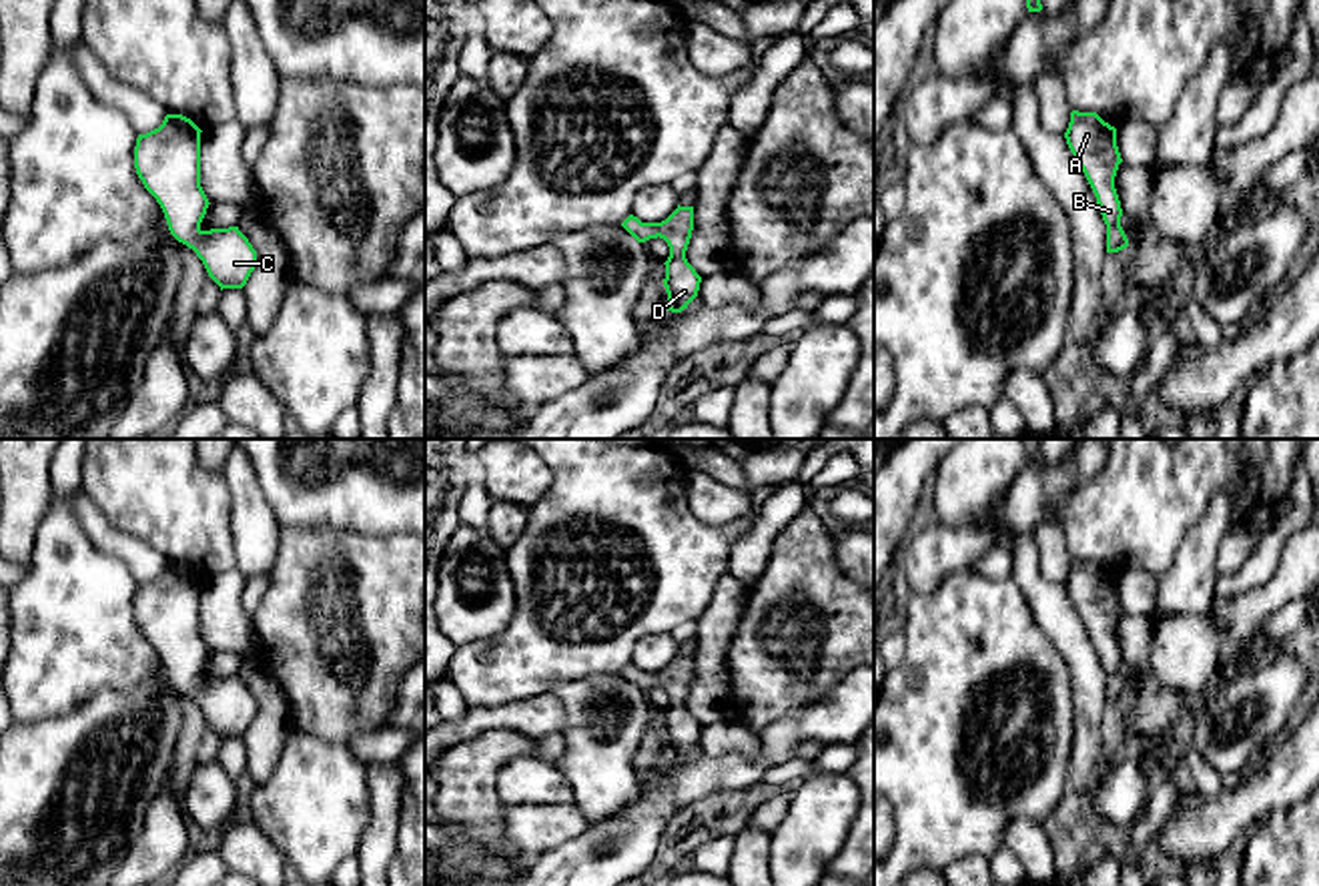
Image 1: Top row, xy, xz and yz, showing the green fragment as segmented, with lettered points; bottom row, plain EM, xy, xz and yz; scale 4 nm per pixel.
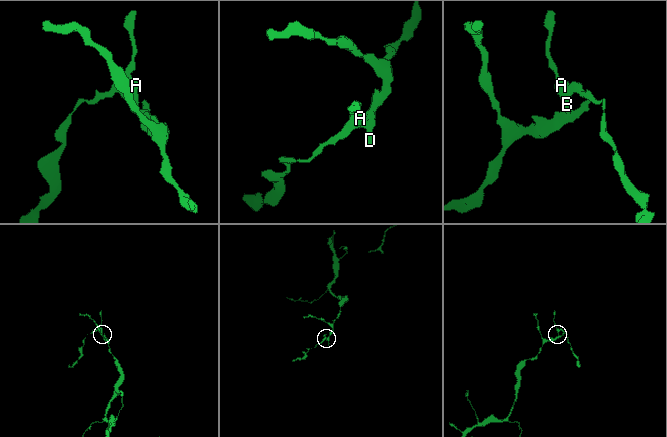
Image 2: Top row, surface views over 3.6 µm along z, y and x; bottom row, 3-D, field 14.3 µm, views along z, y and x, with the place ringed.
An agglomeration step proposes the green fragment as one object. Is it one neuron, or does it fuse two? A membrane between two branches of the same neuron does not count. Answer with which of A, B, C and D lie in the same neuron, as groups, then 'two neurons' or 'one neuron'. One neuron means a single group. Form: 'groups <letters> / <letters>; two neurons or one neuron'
groups A B C D; one neuron

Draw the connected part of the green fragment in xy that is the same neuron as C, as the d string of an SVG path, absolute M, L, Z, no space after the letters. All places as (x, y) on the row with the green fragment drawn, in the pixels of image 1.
M182 114L138 134L134 168L160 204L170 235L192 249L223 289L243 289L257 267L257 251L239 227L202 231L208 198L200 186L200 128Z

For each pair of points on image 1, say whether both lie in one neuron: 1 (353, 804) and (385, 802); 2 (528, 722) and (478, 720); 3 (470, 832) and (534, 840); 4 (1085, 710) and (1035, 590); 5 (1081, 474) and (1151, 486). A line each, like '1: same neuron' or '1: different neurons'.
1: different neurons
2: same neuron
3: different neurons
4: same neuron
5: different neurons

